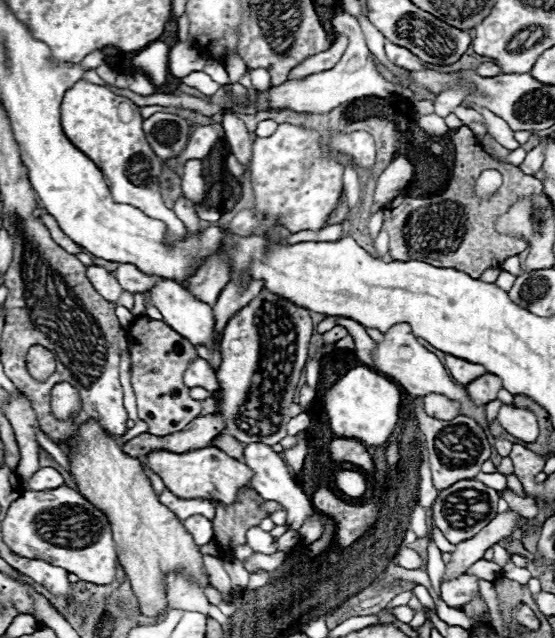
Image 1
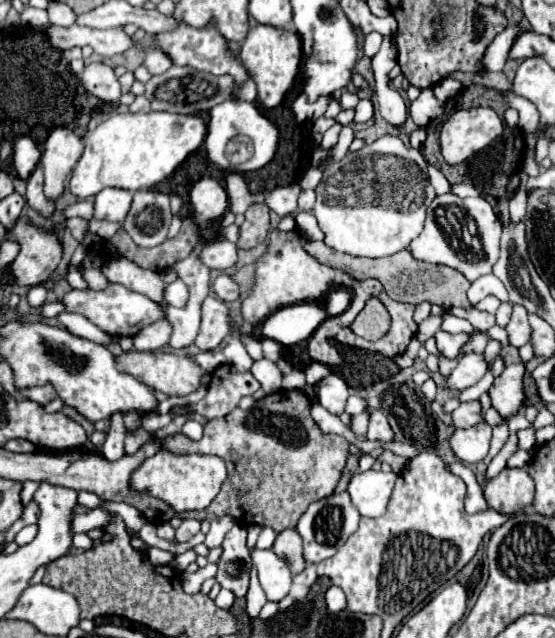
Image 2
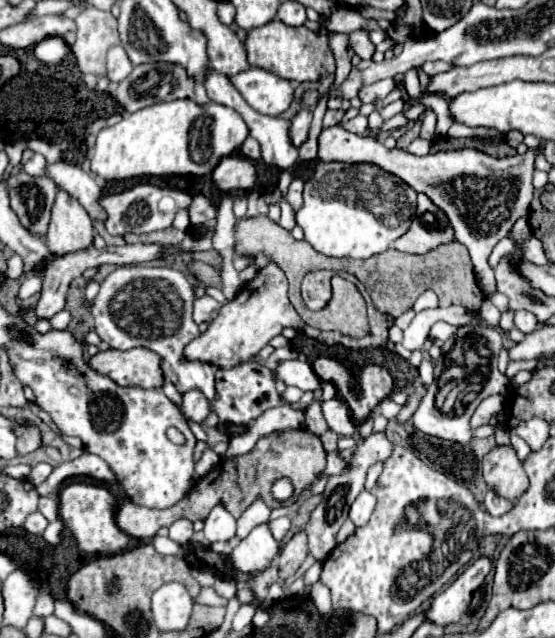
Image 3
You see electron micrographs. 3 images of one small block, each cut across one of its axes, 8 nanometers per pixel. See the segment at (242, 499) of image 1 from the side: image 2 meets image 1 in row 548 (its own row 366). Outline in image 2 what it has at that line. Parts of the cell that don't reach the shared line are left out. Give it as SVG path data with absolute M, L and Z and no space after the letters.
M224 364L212 374L208 394L200 400L194 410L204 418L222 418L230 414L242 396L254 394L260 388L258 380L250 372L238 372L234 366Z

